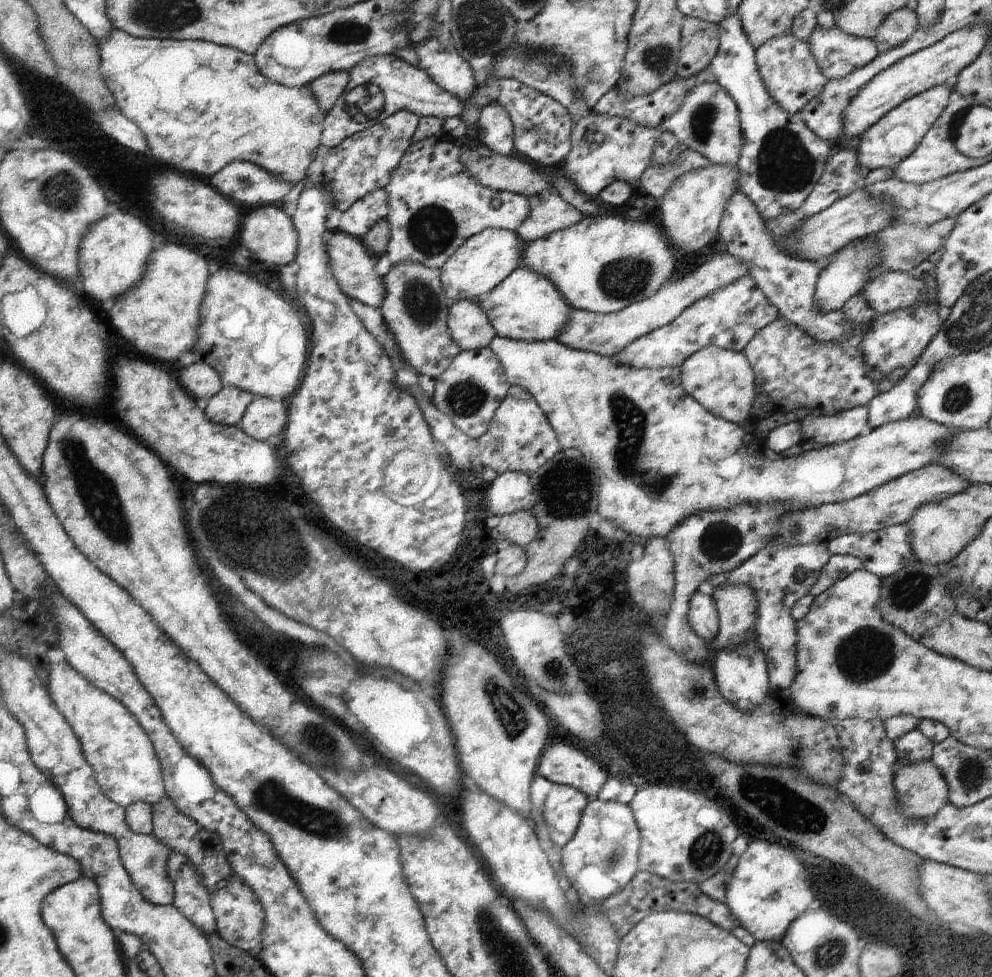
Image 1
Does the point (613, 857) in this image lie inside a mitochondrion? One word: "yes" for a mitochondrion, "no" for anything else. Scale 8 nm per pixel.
yes

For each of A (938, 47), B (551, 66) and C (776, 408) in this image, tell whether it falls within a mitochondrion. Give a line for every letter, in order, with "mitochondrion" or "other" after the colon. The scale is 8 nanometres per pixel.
A: other
B: mitochondrion
C: other

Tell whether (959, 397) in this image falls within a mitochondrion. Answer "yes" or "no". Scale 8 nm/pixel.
yes

